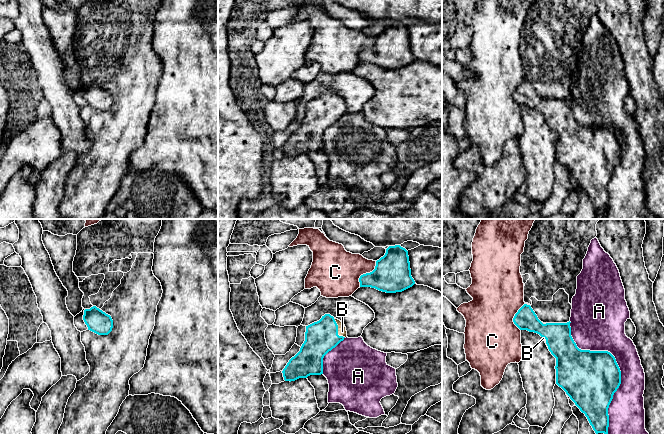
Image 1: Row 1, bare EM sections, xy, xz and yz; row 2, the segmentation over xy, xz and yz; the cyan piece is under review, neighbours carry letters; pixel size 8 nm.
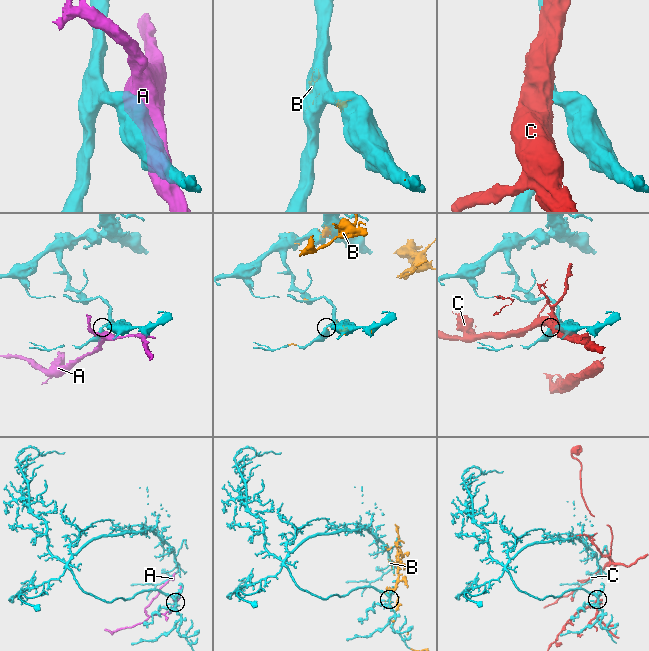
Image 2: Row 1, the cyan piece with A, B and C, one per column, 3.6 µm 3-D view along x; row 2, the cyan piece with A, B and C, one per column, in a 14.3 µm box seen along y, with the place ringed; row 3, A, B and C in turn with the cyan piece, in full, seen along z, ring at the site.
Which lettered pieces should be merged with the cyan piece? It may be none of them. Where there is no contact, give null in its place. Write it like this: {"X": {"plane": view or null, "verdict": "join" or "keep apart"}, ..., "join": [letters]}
{"A": {"plane": "yz", "verdict": "keep apart"}, "B": {"plane": "xz", "verdict": "join"}, "C": {"plane": "xz", "verdict": "keep apart"}, "join": ["B"]}

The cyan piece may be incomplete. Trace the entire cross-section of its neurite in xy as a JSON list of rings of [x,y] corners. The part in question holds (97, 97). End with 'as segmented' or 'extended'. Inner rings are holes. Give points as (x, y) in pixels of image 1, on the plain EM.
[[[96,82],[84,86],[83,96],[88,106],[98,111],[108,111],[113,104],[113,96]]] | as segmented

